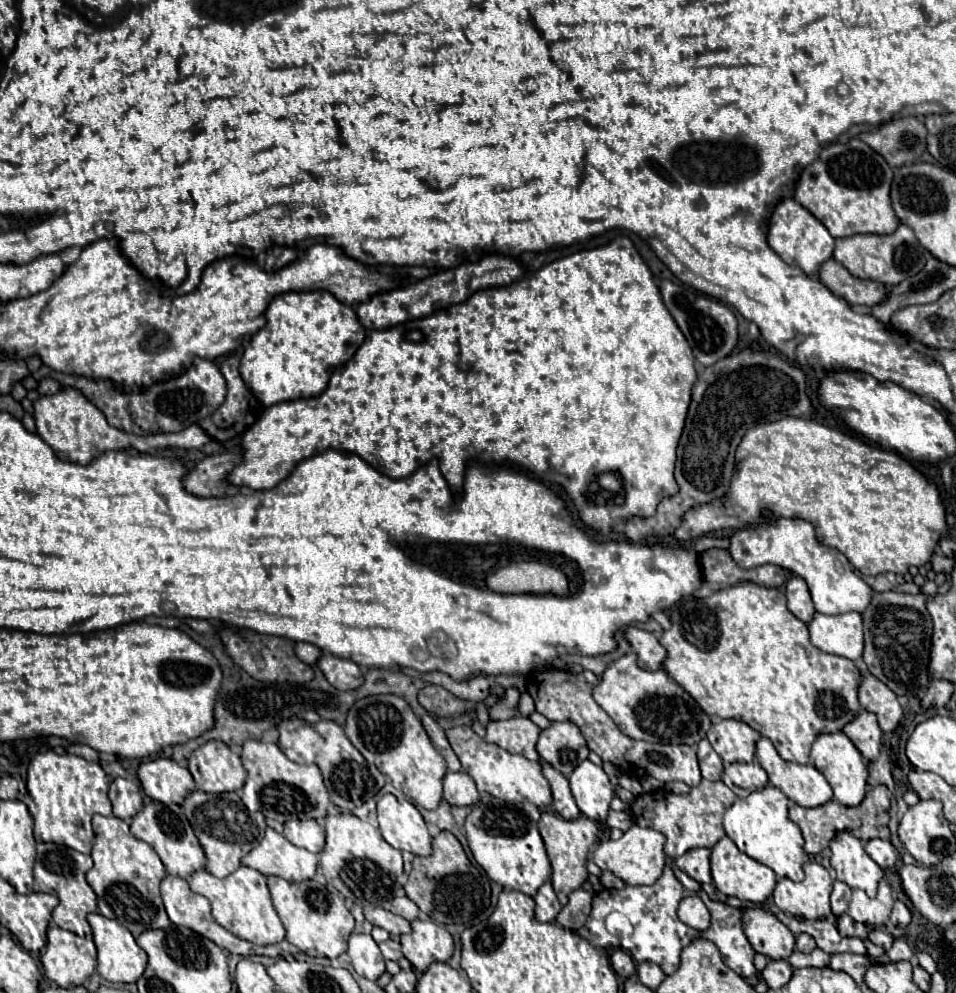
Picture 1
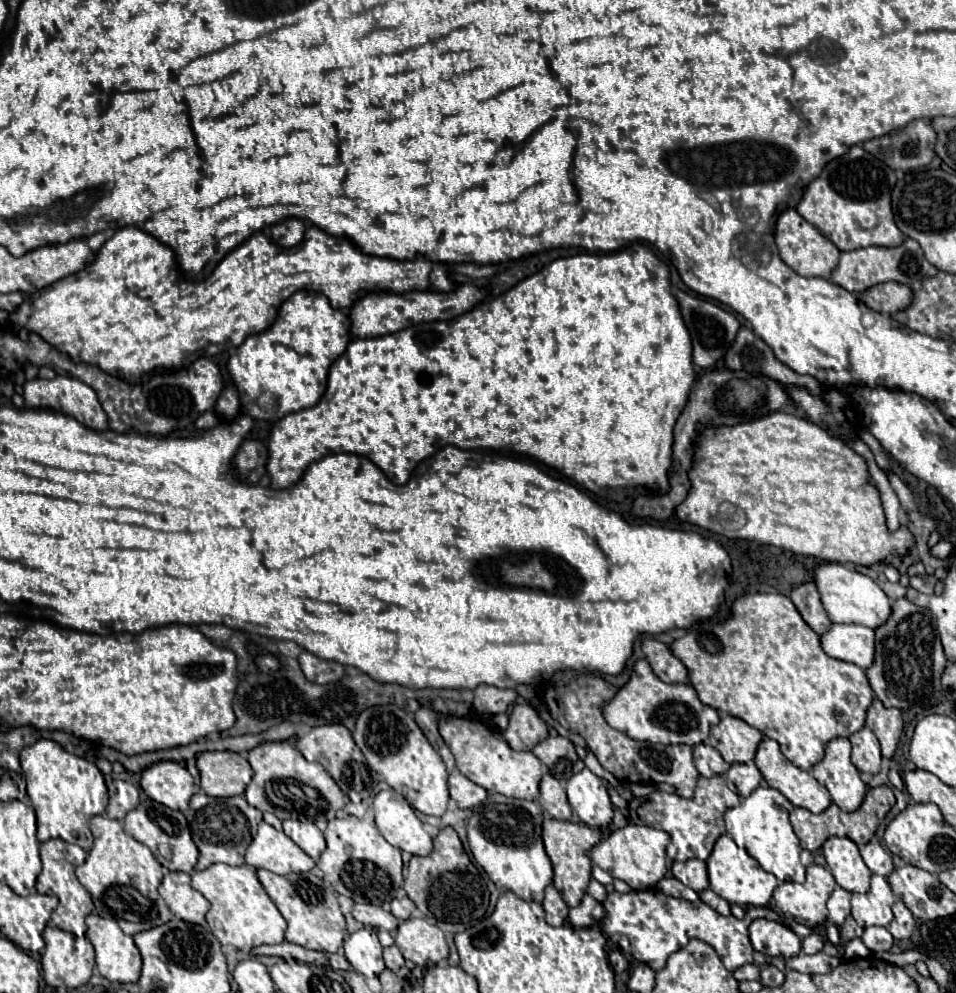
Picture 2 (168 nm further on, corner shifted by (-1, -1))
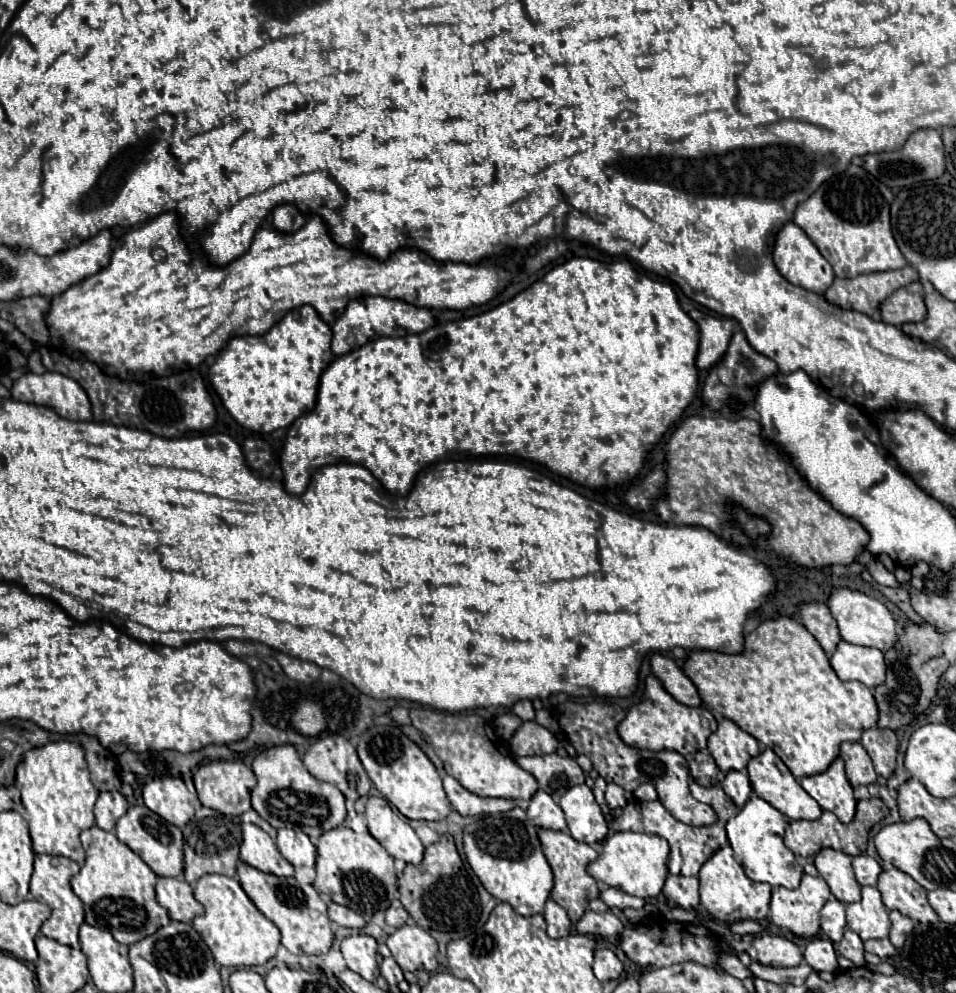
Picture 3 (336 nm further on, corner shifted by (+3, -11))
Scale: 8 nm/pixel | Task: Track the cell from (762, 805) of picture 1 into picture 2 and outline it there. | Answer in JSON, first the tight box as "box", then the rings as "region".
{"box":[724,786,806,882],"region":[[[758,786],[748,798],[742,798],[738,806],[730,808],[724,814],[726,830],[732,840],[746,850],[752,858],[760,862],[760,866],[774,874],[780,882],[804,882],[806,880],[806,867],[800,862],[800,840],[788,822],[788,814],[794,808],[792,802],[778,790],[770,786]]]}

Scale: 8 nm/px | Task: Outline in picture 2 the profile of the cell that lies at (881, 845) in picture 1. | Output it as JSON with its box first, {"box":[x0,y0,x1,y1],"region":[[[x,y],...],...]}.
{"box":[860,840,894,876],"region":[[[870,840],[862,850],[860,850],[866,866],[880,876],[890,876],[894,870],[892,864],[892,856],[882,848],[882,844],[878,840]]]}

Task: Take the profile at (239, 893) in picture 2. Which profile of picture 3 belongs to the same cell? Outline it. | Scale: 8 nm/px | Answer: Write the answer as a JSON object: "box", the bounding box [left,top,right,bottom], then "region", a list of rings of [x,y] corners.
{"box":[192,874,280,966],"region":[[[206,874],[194,888],[194,898],[204,906],[204,914],[192,920],[194,930],[210,948],[216,964],[220,966],[256,966],[274,958],[280,946],[280,930],[252,904],[236,878]]]}

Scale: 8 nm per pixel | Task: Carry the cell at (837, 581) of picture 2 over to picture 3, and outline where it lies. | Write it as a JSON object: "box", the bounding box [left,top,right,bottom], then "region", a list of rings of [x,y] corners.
{"box":[830,588,898,652],"region":[[[836,588],[830,594],[830,612],[832,616],[838,620],[838,628],[840,628],[840,636],[850,642],[850,644],[858,644],[858,646],[870,646],[870,648],[878,648],[880,652],[888,652],[896,642],[898,642],[898,634],[896,634],[896,622],[892,612],[878,602],[876,598],[870,598],[862,592],[852,592],[848,588]]]}

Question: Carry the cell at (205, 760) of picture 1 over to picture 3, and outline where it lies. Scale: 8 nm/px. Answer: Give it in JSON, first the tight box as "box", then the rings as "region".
{"box":[194,760,256,816],"region":[[[214,760],[202,764],[194,774],[194,786],[202,806],[218,810],[226,816],[242,816],[250,810],[250,792],[256,786],[254,772],[242,760]]]}

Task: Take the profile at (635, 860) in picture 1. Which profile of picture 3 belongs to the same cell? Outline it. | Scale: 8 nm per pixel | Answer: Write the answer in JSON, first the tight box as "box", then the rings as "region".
{"box":[588,831,670,898],"region":[[[624,831],[610,834],[602,843],[602,852],[598,860],[588,864],[588,872],[594,880],[604,882],[616,890],[622,890],[624,894],[638,896],[638,898],[656,898],[666,882],[670,846],[660,836],[650,834],[638,834],[638,832]]]}

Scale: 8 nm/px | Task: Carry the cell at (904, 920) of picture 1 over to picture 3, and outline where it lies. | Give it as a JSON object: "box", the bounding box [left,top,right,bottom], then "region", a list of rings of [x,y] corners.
{"box":[890,910,914,948],"region":[[[890,910],[890,922],[892,922],[892,930],[890,930],[890,942],[896,946],[896,948],[902,948],[902,944],[906,942],[906,938],[910,936],[912,928],[914,928],[914,922],[900,914],[898,910]]]}

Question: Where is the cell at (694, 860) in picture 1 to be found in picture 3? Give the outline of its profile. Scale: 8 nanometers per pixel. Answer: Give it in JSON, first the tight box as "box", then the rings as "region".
{"box":[662,876,700,910],"region":[[[668,876],[662,894],[666,896],[668,904],[676,904],[684,910],[696,910],[700,906],[696,876]]]}

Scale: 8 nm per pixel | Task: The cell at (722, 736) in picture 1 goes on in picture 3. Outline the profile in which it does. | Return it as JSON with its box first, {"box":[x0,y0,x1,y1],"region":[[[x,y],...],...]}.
{"box":[708,718,760,772],"region":[[[724,718],[718,730],[708,738],[708,750],[722,772],[744,770],[746,764],[760,754],[760,744],[738,724]]]}

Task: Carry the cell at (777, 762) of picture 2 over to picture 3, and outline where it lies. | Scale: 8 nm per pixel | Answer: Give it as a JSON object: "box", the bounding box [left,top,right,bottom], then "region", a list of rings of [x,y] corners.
{"box":[748,748,822,820],"region":[[[766,748],[758,756],[754,756],[754,760],[750,760],[750,764],[748,764],[748,774],[750,774],[752,790],[762,800],[772,804],[780,814],[784,814],[784,816],[788,816],[792,820],[818,820],[820,818],[822,808],[818,806],[818,802],[812,796],[806,796],[806,790],[792,776],[792,772],[786,768],[786,764],[774,754],[774,750]]]}

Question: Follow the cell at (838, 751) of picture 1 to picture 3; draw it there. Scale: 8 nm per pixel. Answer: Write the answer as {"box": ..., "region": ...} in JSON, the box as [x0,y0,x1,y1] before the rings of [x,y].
{"box":[800,758,856,824],"region":[[[836,758],[826,772],[802,778],[800,784],[824,810],[834,812],[840,822],[848,824],[854,818],[856,798],[844,774],[842,758]]]}

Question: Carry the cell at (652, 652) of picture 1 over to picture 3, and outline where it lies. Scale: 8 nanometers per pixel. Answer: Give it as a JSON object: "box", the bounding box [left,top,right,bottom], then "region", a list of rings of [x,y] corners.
{"box":[650,654,702,706],"region":[[[654,654],[650,664],[652,664],[654,676],[658,676],[662,680],[666,690],[678,702],[682,702],[686,706],[702,706],[702,700],[698,696],[696,686],[692,684],[692,680],[682,672],[682,668],[674,660],[670,660],[670,658],[662,656],[662,654]]]}

